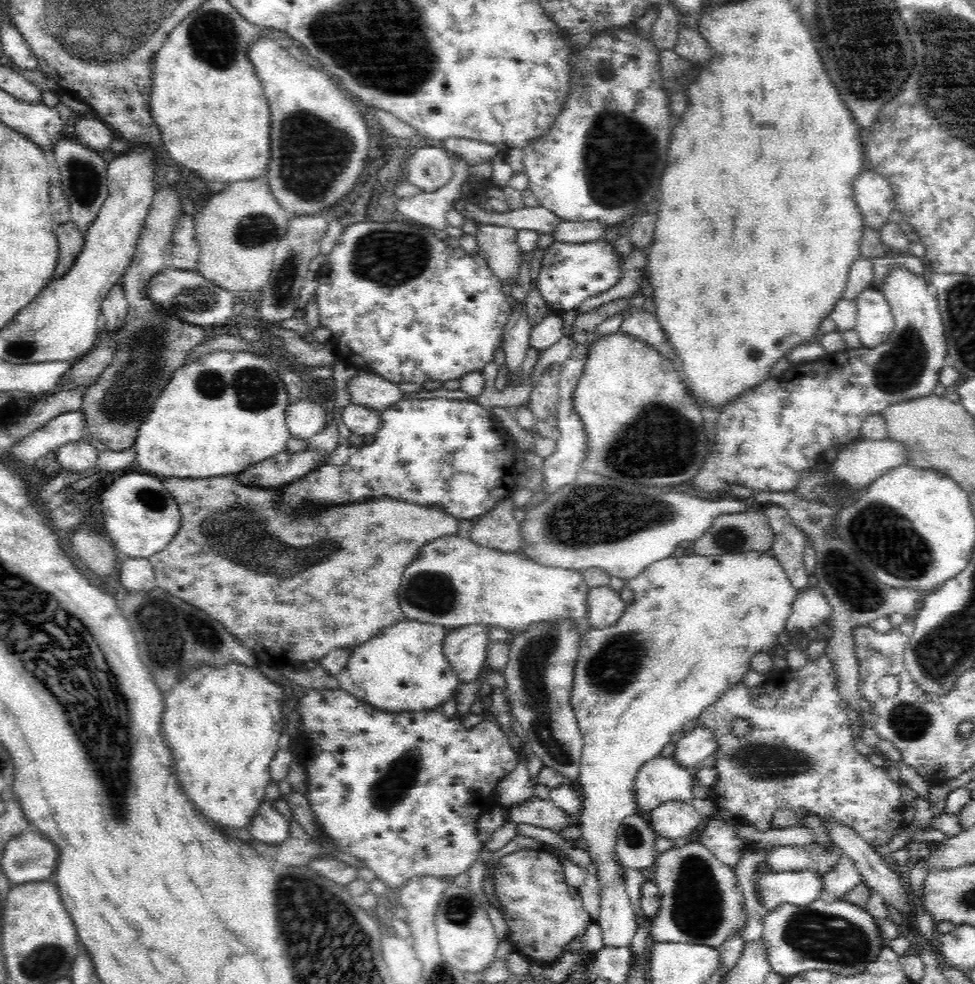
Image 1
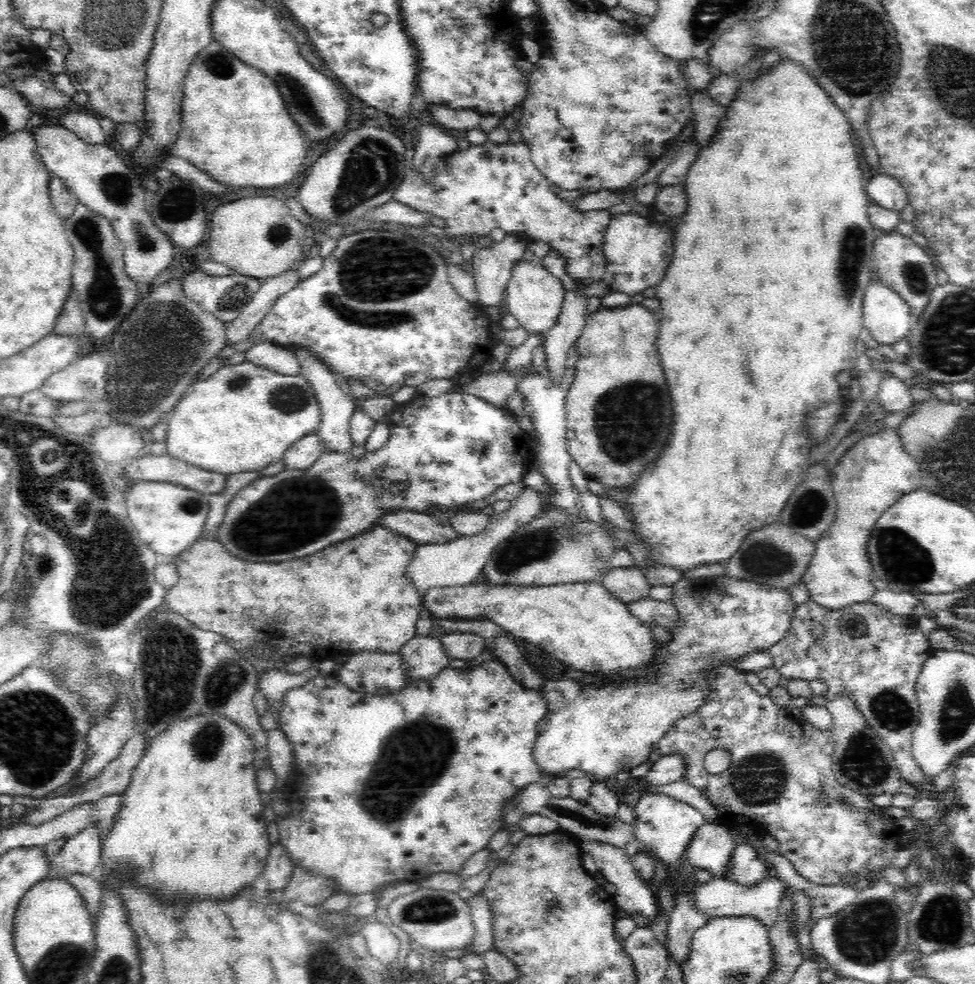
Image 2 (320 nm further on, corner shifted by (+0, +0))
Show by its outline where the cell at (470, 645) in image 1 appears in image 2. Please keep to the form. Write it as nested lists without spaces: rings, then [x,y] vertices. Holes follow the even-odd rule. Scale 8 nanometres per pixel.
[[[429,635],[412,638],[399,653],[410,681],[434,678],[450,662],[439,639]]]

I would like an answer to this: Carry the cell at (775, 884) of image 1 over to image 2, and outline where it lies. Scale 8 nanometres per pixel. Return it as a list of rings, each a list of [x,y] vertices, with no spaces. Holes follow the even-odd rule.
[[[766,876],[764,880],[760,880],[757,884],[750,887],[734,883],[724,879],[724,877],[709,880],[705,883],[697,883],[694,890],[694,904],[696,909],[708,917],[724,917],[724,916],[754,916],[771,929],[774,921],[778,918],[778,908],[780,902],[784,898],[785,892],[790,888],[785,882],[782,882],[775,876]]]

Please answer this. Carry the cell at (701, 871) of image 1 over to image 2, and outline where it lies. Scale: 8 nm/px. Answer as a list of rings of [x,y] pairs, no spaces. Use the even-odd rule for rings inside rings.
[[[693,891],[692,893],[679,892],[675,902],[675,908],[669,914],[670,923],[666,934],[666,944],[669,956],[674,958],[676,965],[682,967],[688,963],[688,952],[692,947],[694,934],[713,918],[696,909]]]

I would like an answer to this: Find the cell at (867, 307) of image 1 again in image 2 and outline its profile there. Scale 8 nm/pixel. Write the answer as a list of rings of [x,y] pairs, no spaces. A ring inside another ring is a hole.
[[[871,281],[864,292],[862,322],[879,344],[894,344],[910,330],[910,307],[895,290]]]

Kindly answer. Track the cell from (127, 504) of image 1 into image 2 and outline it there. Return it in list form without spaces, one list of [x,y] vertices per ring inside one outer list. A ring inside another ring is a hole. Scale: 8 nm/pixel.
[[[133,482],[125,494],[128,518],[142,542],[157,556],[182,555],[201,536],[210,514],[208,495],[170,482]]]

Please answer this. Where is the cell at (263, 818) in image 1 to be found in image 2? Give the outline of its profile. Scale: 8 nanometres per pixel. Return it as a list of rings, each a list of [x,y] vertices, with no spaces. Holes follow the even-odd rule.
[[[279,843],[274,844],[268,852],[262,880],[266,881],[270,890],[282,890],[288,884],[294,868],[286,849]]]

